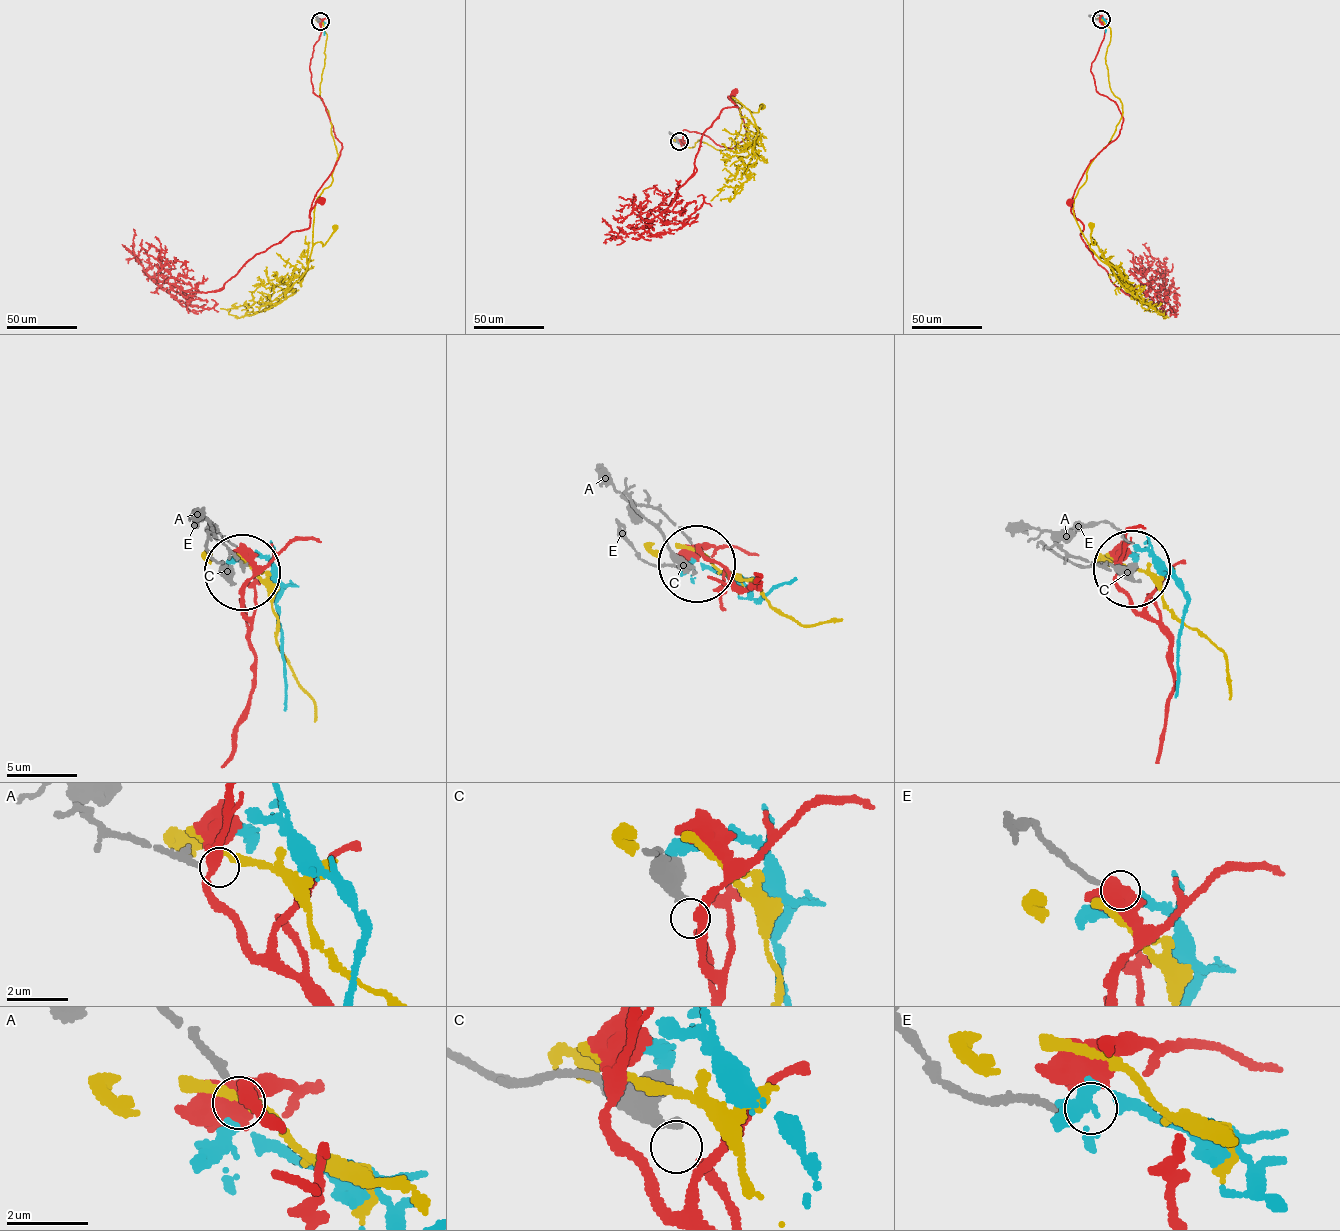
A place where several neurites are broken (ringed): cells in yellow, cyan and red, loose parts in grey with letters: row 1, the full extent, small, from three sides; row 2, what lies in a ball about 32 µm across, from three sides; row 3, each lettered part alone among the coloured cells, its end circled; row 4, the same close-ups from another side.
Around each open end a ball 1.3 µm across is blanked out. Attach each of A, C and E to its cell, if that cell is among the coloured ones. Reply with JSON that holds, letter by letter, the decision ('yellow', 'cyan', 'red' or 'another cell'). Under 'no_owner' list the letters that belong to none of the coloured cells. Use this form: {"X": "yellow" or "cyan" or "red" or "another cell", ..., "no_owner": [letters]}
{"A": "another cell", "C": "red", "E": "cyan", "no_owner": ["A"]}

